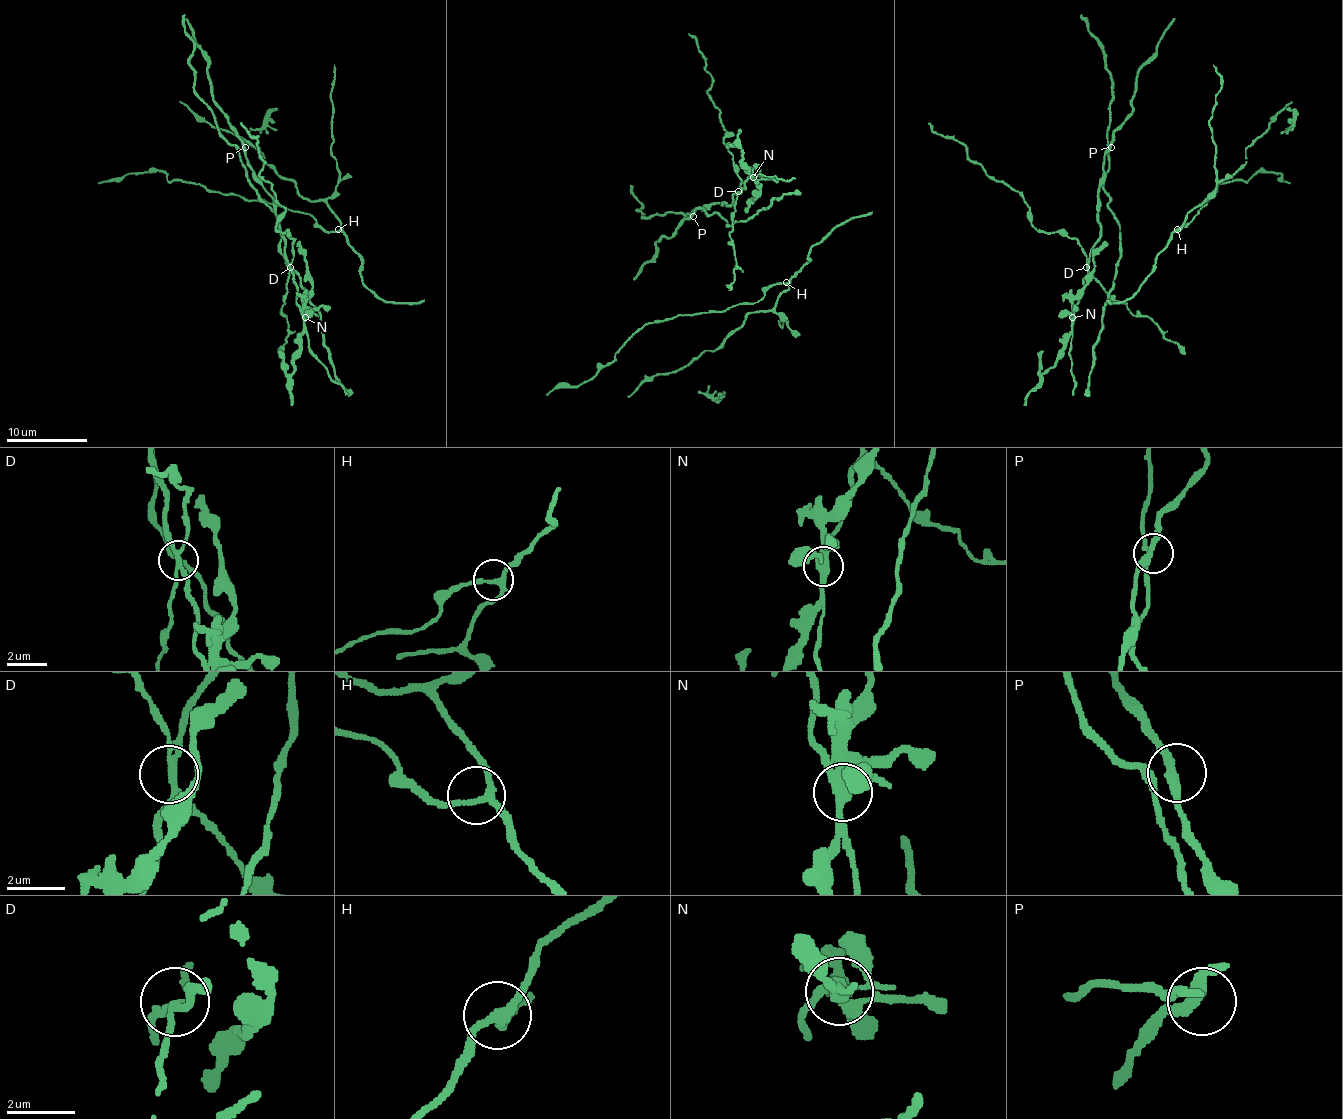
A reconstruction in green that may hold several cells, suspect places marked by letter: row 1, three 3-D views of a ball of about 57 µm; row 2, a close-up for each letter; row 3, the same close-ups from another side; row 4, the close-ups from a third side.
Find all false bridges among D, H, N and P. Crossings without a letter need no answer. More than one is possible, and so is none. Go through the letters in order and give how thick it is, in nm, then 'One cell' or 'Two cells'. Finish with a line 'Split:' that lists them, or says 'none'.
D: Thickness 190 nm. Two cells
H: Thickness 240 nm. One cell
N: Thickness 360 nm. Two cells
P: Thickness 240 nm. One cell
Split: D, N

